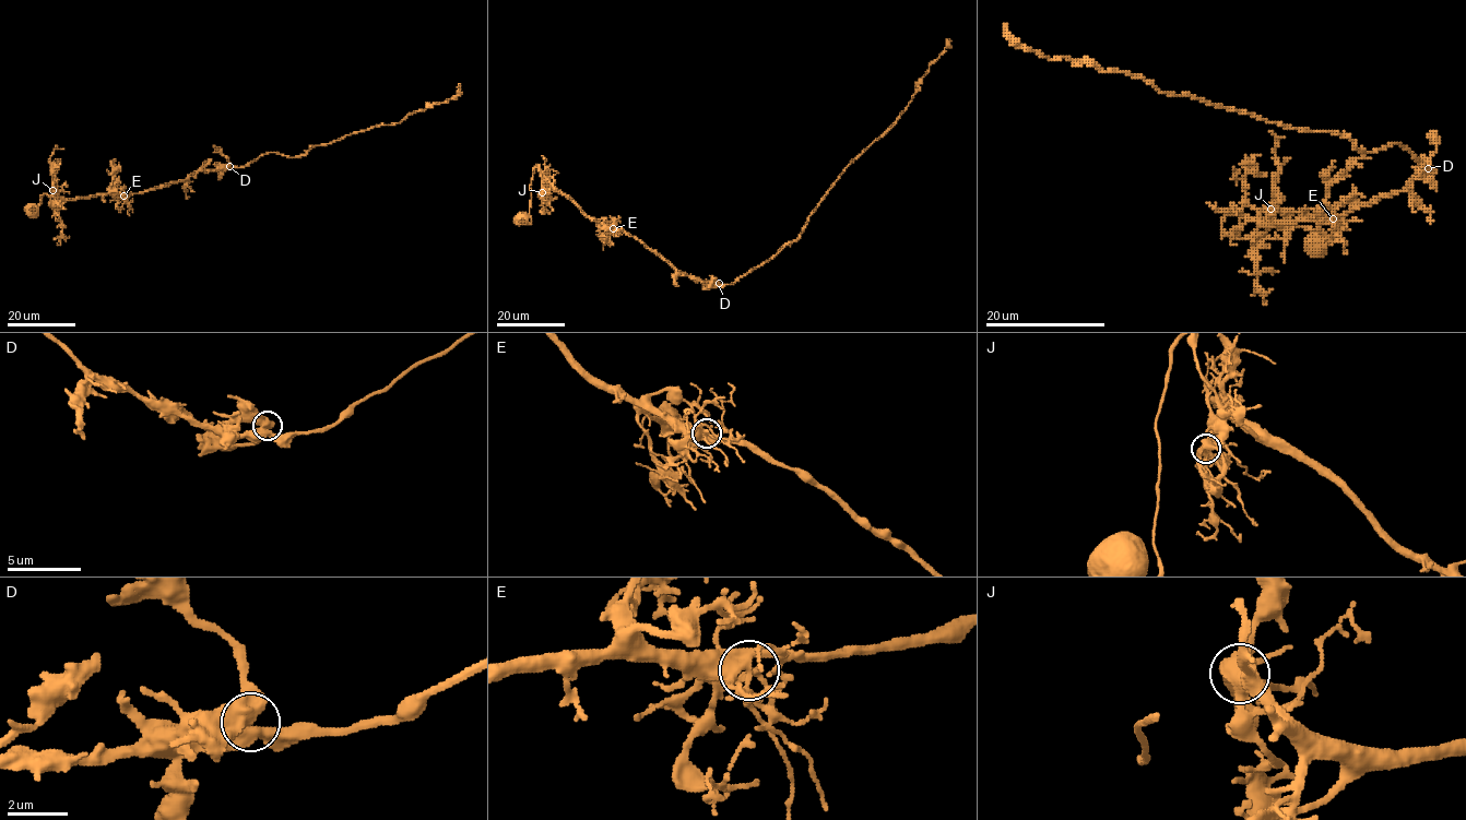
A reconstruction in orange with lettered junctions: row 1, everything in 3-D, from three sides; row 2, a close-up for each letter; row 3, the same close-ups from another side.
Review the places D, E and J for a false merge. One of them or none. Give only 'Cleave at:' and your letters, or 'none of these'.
Cleave at: none of these

